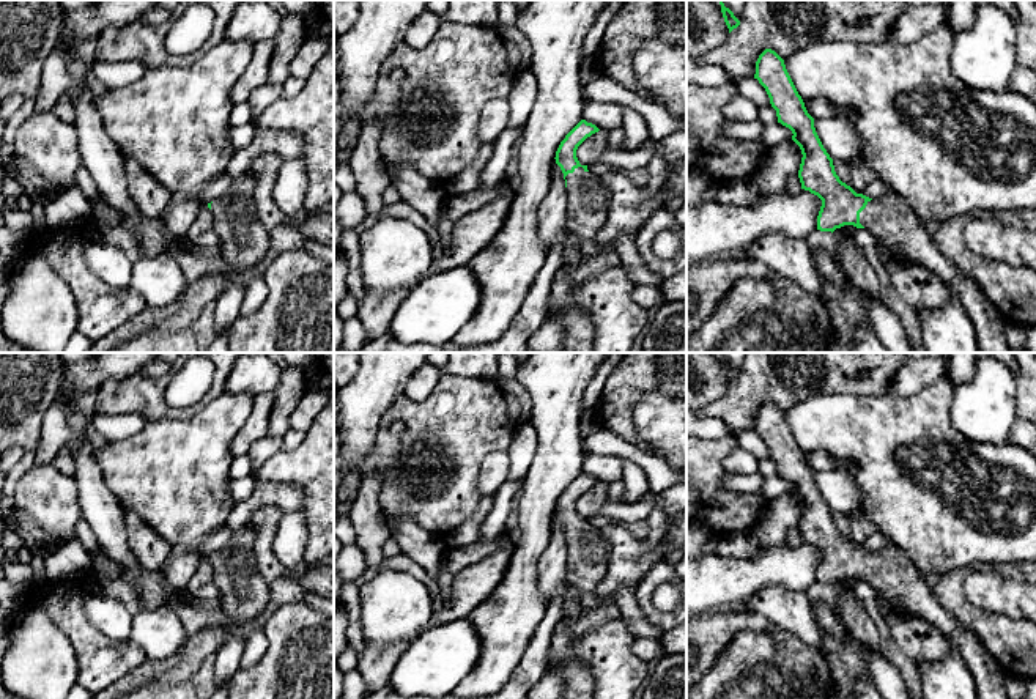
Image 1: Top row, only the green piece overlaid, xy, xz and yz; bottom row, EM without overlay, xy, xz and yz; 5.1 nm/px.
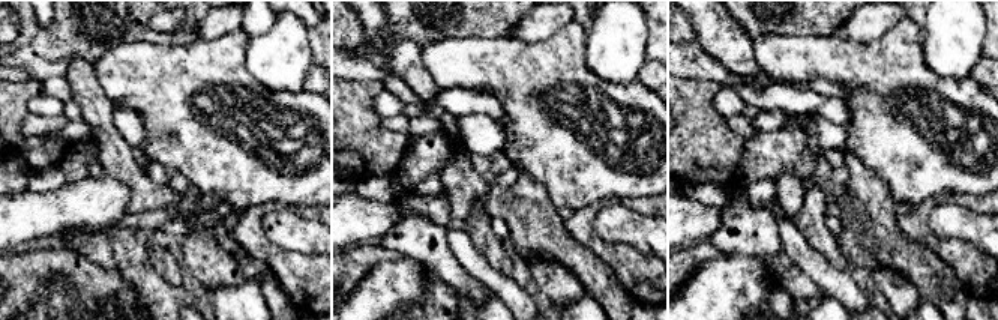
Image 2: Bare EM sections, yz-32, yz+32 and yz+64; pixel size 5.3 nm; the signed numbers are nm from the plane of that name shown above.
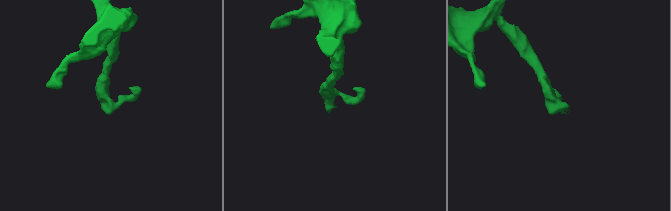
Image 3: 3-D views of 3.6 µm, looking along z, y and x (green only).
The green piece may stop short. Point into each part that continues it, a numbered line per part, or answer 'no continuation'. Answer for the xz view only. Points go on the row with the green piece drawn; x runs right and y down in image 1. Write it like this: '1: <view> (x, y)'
1: xz (588, 197)

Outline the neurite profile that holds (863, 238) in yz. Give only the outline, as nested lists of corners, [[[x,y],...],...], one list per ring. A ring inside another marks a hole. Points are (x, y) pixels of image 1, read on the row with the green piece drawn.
[[[858,228],[852,238],[860,249],[874,252],[879,246],[879,238],[874,236],[868,228]]]

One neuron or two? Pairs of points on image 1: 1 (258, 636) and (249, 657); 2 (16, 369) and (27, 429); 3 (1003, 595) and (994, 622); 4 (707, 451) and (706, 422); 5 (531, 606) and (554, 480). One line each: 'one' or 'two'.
1: one
2: one
3: two
4: two
5: one

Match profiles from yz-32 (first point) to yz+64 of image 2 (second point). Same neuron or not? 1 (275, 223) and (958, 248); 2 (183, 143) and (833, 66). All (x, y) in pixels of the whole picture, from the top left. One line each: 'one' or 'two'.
1: two
2: one

